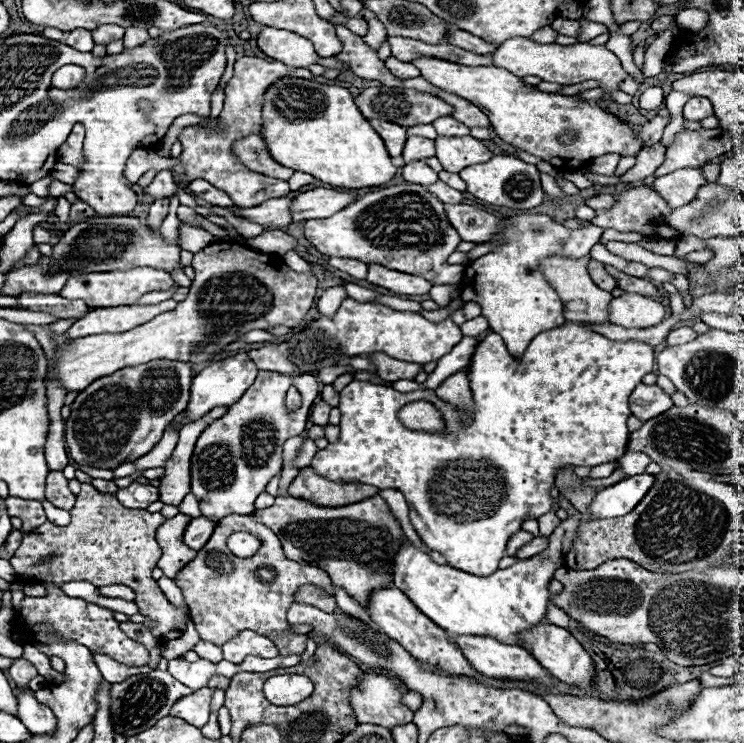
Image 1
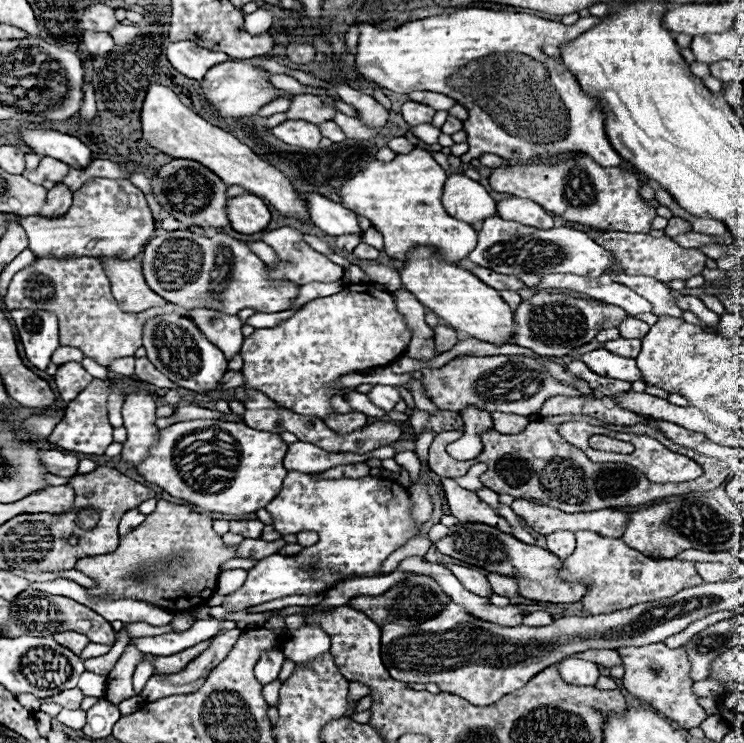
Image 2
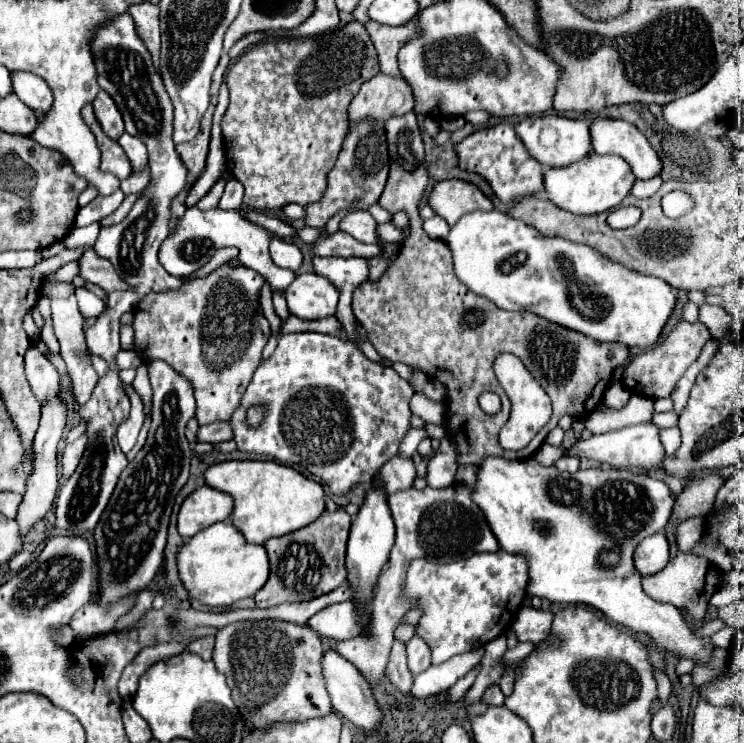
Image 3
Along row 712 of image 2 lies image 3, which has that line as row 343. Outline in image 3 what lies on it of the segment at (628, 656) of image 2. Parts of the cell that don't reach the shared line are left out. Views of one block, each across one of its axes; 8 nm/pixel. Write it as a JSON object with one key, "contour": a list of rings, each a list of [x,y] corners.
{"contour":[[[680,322],[668,336],[666,340],[662,340],[662,344],[658,344],[656,348],[638,354],[624,372],[624,386],[632,392],[632,394],[640,394],[640,396],[648,396],[648,398],[668,398],[676,386],[676,382],[680,380],[680,376],[688,370],[688,366],[700,356],[704,344],[710,340],[710,332],[708,328],[698,322],[698,324],[690,324],[690,322]]]}

